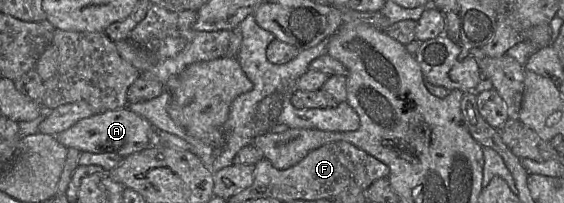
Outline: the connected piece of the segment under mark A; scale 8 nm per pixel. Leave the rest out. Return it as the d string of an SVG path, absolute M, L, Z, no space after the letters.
M124 107L96 113L89 118L82 119L55 137L67 149L75 148L81 152L93 154L117 154L125 158L150 146L149 137L152 128L153 126L148 120L131 111L128 107Z

